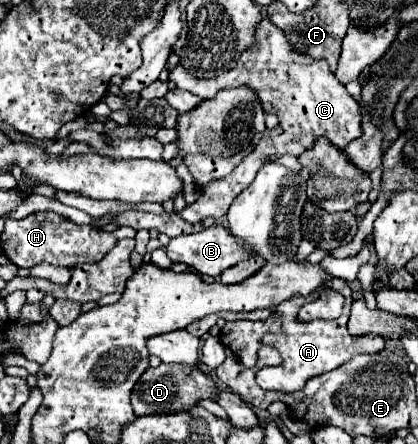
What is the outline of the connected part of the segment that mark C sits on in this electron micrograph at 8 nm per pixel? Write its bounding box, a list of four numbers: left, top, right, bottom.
[170,19,362,223]

